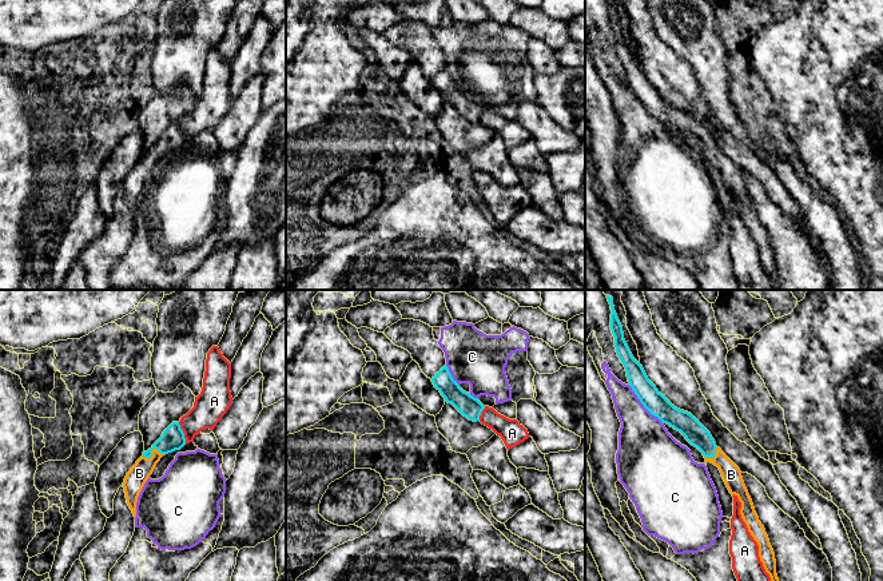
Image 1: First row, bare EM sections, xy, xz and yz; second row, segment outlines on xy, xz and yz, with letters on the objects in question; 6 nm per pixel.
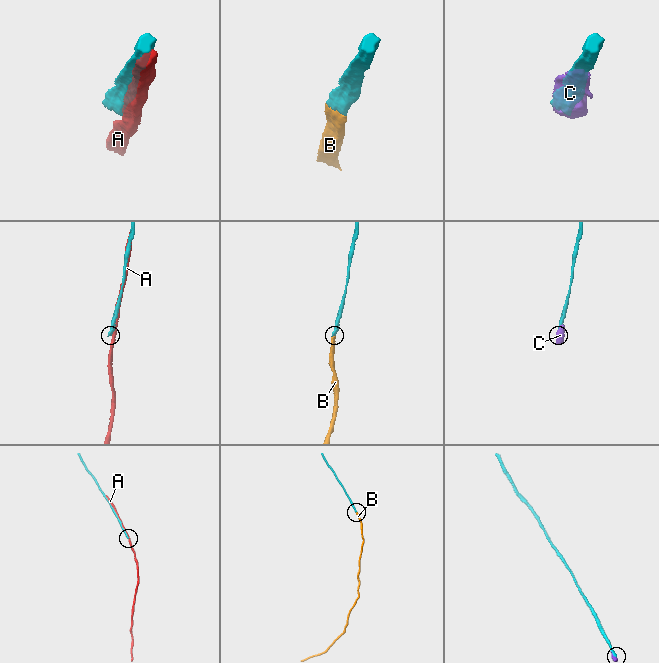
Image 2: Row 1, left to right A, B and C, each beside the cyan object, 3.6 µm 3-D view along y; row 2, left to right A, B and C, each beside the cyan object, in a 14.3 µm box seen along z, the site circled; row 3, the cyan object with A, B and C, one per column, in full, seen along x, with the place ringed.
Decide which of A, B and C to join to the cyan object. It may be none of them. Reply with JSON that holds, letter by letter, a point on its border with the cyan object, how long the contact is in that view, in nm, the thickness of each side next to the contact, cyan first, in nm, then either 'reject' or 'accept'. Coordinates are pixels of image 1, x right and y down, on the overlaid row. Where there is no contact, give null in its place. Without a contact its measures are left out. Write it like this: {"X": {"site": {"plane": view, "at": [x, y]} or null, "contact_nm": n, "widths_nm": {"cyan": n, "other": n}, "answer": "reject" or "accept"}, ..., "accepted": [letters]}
{"A": {"site": {"plane": "xy", "at": [183, 433]}, "contact_nm": 140, "widths_nm": {"cyan": 140, "other": 190}, "answer": "reject"}, "B": {"site": {"plane": "xy", "at": [151, 450]}, "contact_nm": 150, "widths_nm": {"cyan": 140, "other": 120}, "answer": "accept"}, "C": {"site": {"plane": "yz", "at": [643, 404]}, "contact_nm": 320, "widths_nm": {"cyan": 140, "other": 320}, "answer": "reject"}, "accepted": ["B"]}

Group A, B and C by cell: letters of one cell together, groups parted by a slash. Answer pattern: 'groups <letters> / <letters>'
groups A / B / C

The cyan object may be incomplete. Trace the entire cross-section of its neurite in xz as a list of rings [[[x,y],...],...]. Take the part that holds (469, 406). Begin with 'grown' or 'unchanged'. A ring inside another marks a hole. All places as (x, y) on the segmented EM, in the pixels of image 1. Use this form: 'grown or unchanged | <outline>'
unchanged | [[[446,365],[435,373],[431,382],[445,398],[445,402],[452,403],[469,421],[480,421],[480,415],[485,406],[478,401],[478,398],[474,398],[460,387]]]

